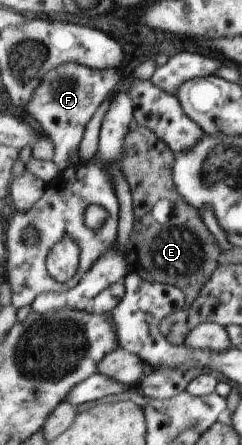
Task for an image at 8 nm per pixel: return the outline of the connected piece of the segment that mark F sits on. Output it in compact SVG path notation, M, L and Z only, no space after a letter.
M72 61L63 62L57 69L53 68L43 78L39 88L35 90L33 100L27 106L27 113L40 123L43 135L51 138L56 153L53 161L63 171L71 164L71 154L78 152L85 136L87 125L101 104L119 86L125 72L120 68L113 70L93 69Z

